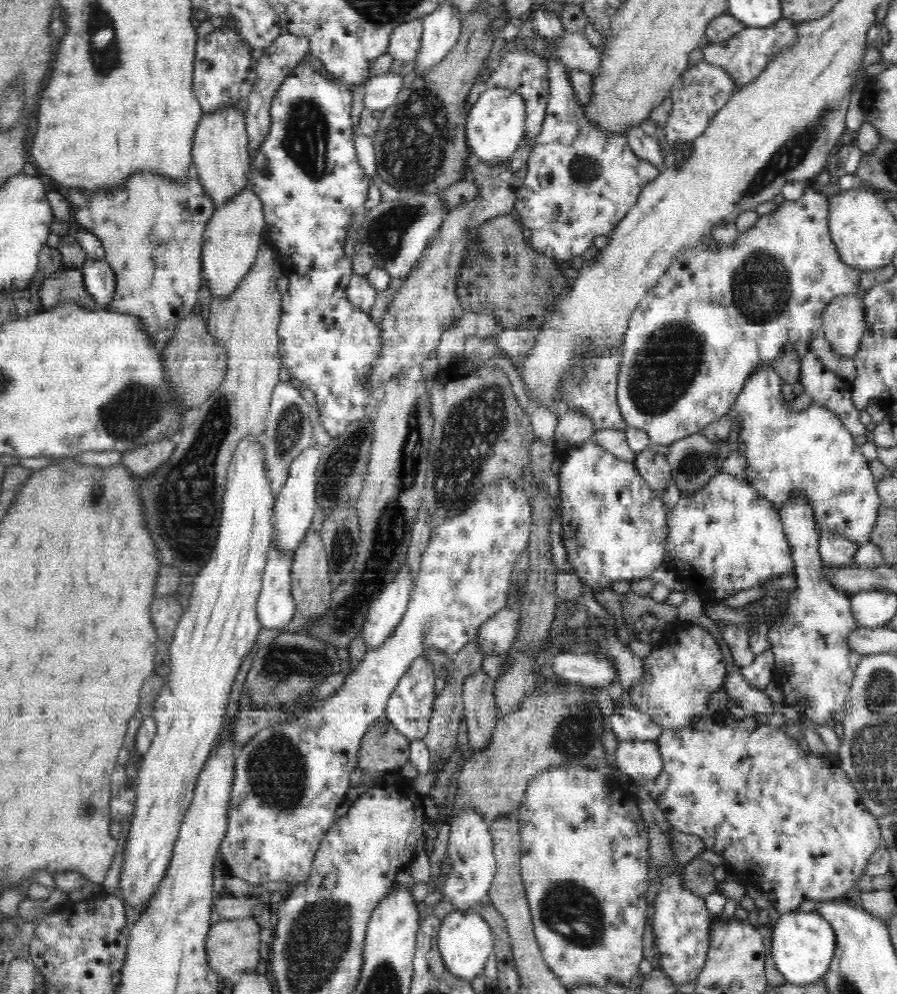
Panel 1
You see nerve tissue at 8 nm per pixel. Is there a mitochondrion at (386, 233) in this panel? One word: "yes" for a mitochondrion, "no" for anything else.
yes

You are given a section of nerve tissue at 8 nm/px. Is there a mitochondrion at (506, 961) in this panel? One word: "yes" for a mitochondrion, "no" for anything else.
no

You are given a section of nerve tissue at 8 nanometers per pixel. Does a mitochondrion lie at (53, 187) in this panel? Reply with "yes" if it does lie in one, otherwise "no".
no

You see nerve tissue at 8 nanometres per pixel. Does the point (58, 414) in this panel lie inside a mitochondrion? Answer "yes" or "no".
no

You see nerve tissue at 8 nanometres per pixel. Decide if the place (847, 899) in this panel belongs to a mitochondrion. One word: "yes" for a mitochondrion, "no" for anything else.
no

